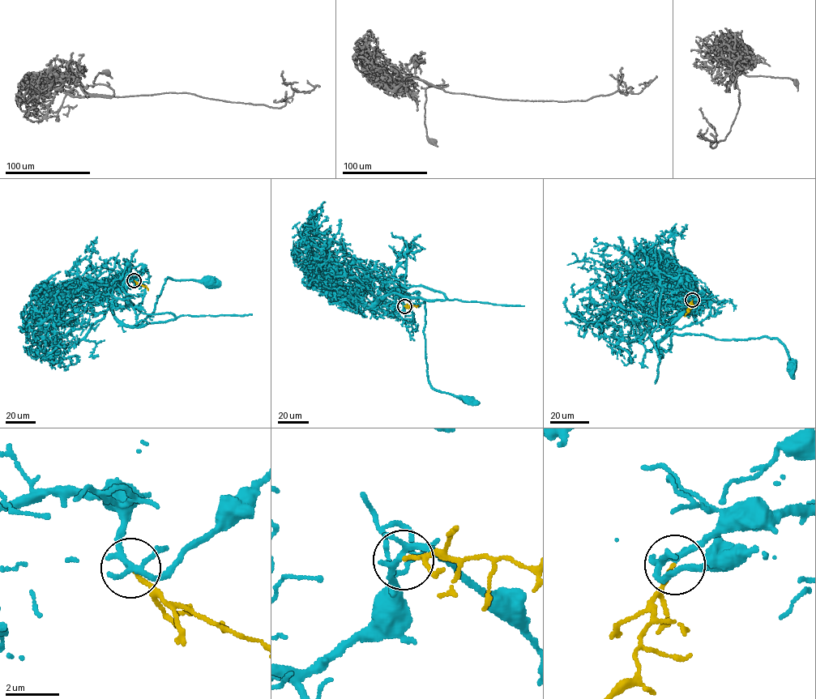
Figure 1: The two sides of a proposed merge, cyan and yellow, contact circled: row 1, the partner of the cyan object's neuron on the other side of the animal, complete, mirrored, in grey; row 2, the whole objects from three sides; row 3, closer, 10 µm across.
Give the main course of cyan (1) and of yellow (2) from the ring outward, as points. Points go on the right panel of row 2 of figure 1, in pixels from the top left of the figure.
1: (693, 300), (702, 295), (660, 348), (670, 348), (673, 334), (768, 337), (781, 341), (791, 369)
2: (693, 300), (689, 312), (684, 316)

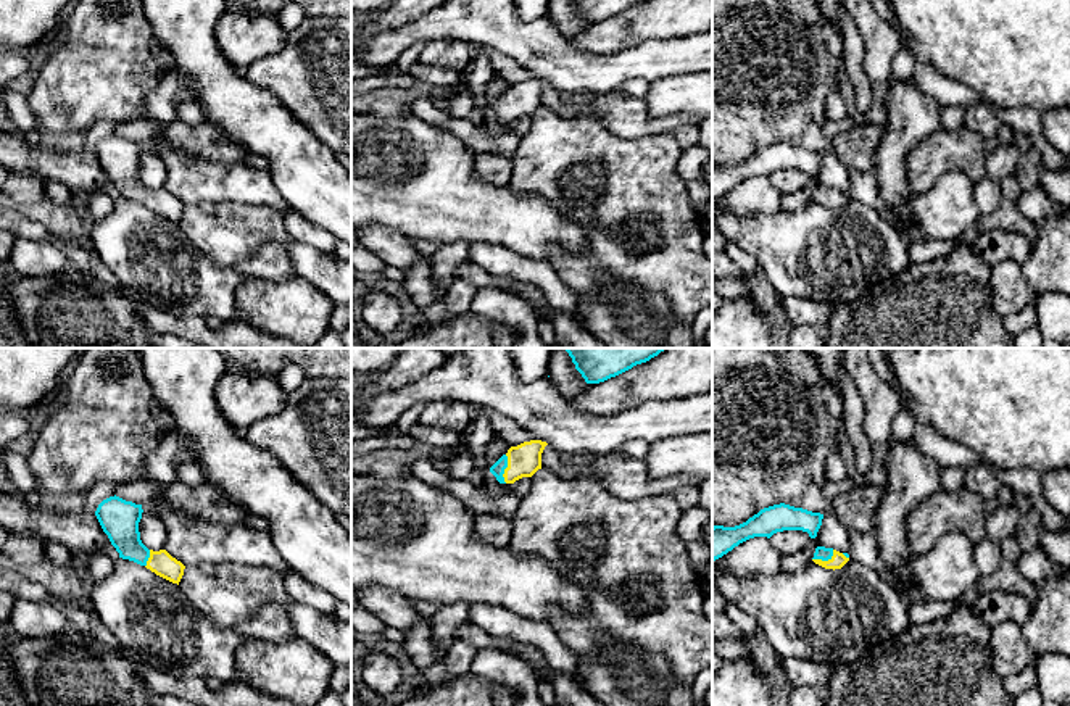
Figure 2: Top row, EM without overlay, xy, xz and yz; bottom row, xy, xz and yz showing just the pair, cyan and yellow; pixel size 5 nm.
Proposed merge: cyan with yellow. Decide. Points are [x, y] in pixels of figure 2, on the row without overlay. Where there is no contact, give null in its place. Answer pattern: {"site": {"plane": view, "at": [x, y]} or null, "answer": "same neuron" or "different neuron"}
{"site": {"plane": "xz", "at": [505, 107]}, "answer": "same neuron"}

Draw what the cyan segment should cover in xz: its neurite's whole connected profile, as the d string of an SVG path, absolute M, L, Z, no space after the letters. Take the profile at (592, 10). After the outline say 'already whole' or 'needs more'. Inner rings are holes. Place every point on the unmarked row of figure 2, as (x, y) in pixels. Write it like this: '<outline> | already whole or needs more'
M572 0L587 23L599 23L646 0Z | already whole

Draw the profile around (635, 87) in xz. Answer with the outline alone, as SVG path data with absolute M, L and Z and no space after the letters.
M630 79L619 87L619 92L627 97L645 98L649 90L649 84L651 82L645 79Z

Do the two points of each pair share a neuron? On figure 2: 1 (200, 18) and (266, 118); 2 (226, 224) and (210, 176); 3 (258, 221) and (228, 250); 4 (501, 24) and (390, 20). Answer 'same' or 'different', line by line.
1: same
2: different
3: same
4: different

